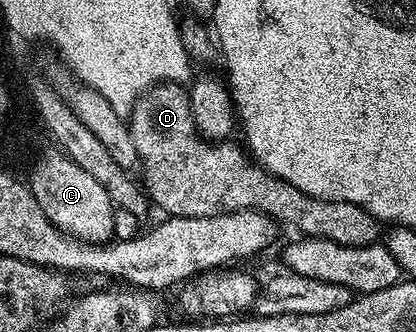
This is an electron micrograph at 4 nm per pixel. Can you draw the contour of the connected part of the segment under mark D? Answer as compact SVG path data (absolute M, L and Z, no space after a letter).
M163 82L146 90L145 93L137 97L136 104L133 105L133 109L129 111L127 115L127 125L129 128L129 138L135 142L135 152L139 154L139 174L142 174L142 176L145 177L145 182L143 181L143 189L148 195L150 203L152 203L156 209L158 206L159 209L166 210L164 212L166 215L175 217L213 217L216 214L235 213L237 210L258 210L276 220L278 223L281 223L283 226L285 224L290 226L293 230L298 230L298 232L301 233L298 235L304 236L305 238L326 238L340 246L372 246L382 237L382 223L374 218L373 215L368 214L359 204L351 204L350 202L328 202L322 198L306 198L305 194L296 190L291 183L282 182L281 179L270 174L264 166L254 161L254 159L250 157L242 147L241 151L239 147L232 146L232 141L217 140L212 142L198 134L197 125L195 124L193 113L191 112L189 95L184 85L176 82Z

